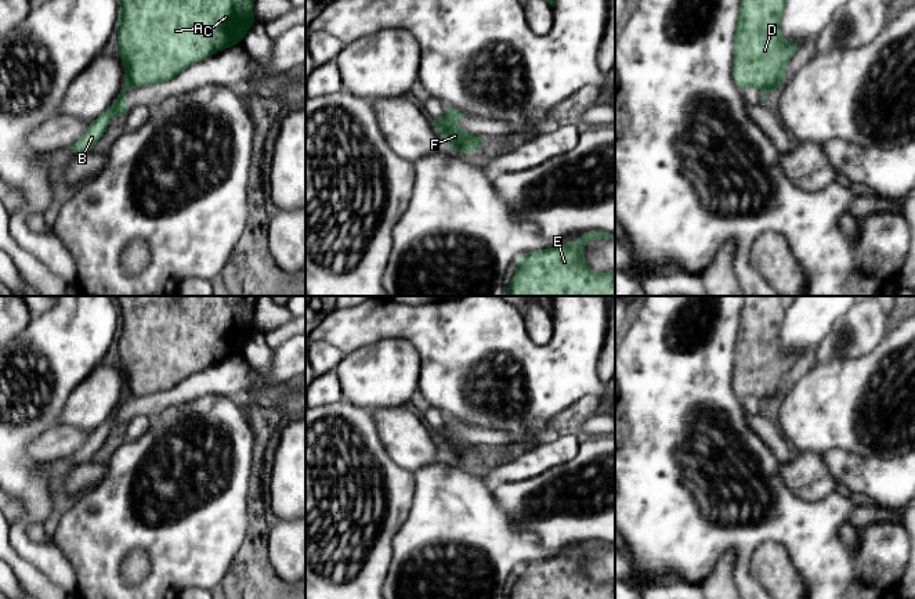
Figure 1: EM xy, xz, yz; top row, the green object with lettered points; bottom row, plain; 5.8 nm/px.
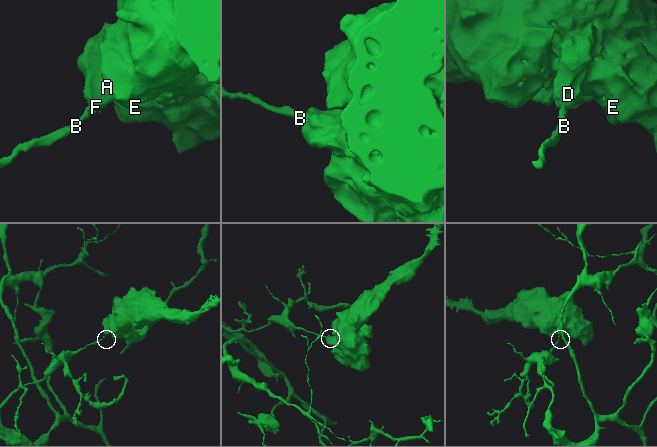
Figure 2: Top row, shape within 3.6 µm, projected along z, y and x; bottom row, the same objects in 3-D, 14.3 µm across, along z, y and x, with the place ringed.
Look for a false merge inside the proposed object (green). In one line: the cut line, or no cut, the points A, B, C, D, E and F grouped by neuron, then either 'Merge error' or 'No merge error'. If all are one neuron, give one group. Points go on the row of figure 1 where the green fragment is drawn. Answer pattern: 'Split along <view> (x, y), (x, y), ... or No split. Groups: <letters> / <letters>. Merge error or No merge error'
Split along xy (127, 82), (134, 87). Groups: A C D E F / B. Merge error

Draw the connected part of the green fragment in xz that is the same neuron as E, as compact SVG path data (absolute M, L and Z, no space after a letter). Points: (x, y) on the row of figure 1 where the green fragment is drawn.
M592 230L567 245L524 253L517 261L509 296L615 296L615 273L596 273L583 260L583 245L593 239L610 239L612 234Z

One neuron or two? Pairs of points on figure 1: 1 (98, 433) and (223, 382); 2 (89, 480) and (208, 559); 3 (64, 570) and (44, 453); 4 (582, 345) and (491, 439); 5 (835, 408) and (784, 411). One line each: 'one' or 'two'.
1: one
2: two
3: two
4: two
5: one

